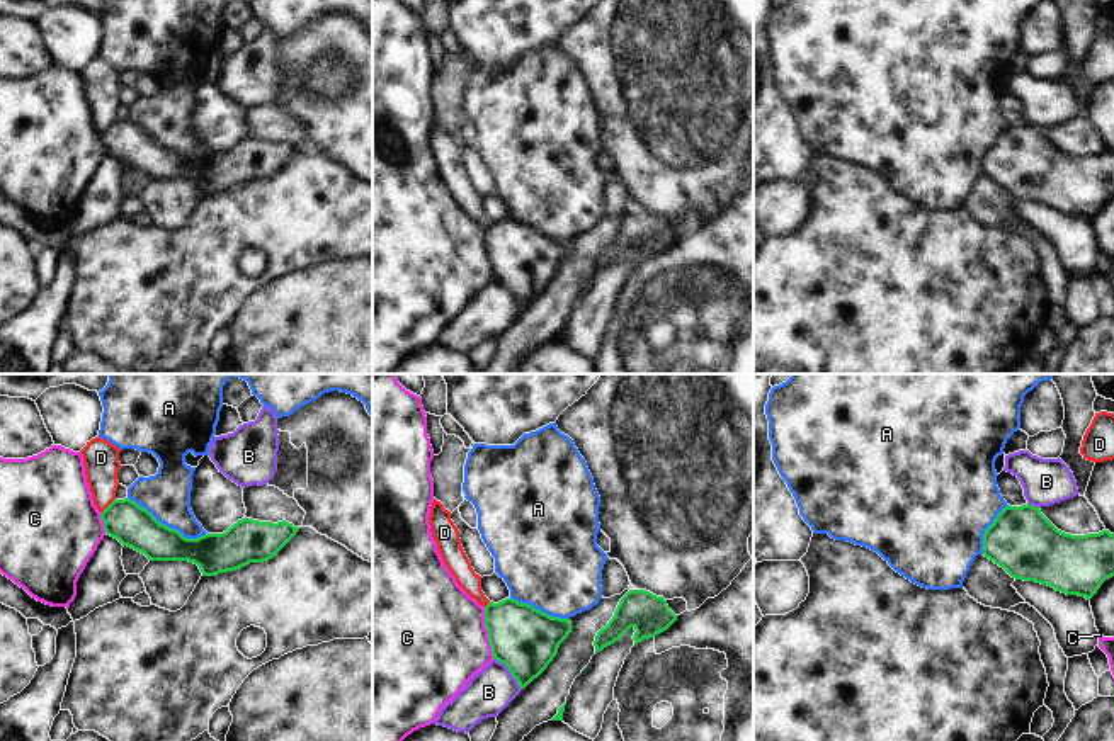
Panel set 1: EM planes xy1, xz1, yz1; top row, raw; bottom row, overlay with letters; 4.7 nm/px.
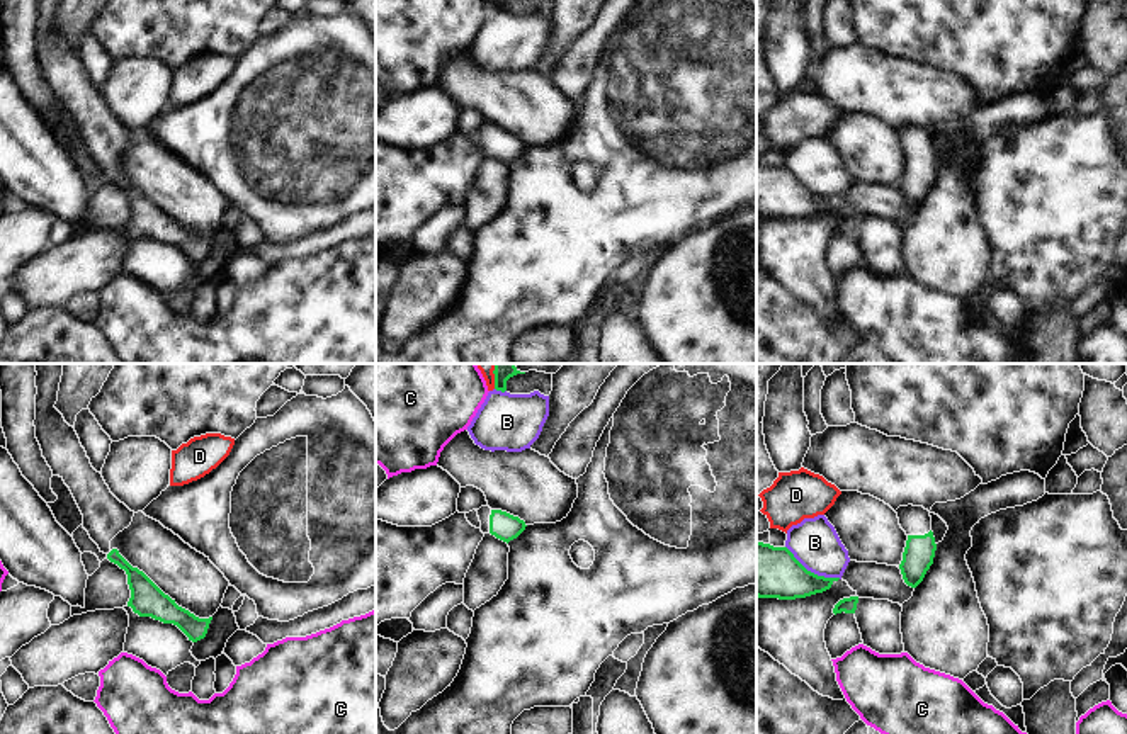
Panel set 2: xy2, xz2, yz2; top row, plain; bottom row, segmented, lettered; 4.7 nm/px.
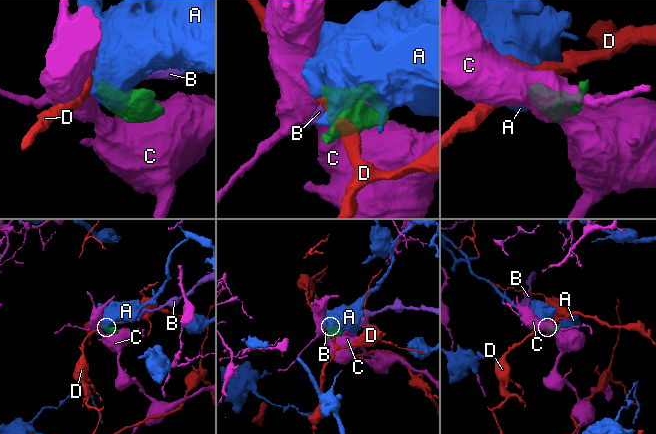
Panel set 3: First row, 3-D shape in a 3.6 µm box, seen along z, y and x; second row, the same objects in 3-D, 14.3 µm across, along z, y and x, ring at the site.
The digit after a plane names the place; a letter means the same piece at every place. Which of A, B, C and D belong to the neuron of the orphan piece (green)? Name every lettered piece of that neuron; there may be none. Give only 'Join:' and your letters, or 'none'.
Join: none

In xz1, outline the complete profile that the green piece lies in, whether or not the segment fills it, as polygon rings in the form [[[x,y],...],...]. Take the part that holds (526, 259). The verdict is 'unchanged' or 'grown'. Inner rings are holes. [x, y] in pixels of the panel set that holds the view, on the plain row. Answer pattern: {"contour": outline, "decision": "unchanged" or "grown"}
{"contour": [[[514,218],[490,221],[485,246],[493,279],[509,287],[520,309],[548,287],[571,252],[570,238],[551,236]]], "decision": "unchanged"}

